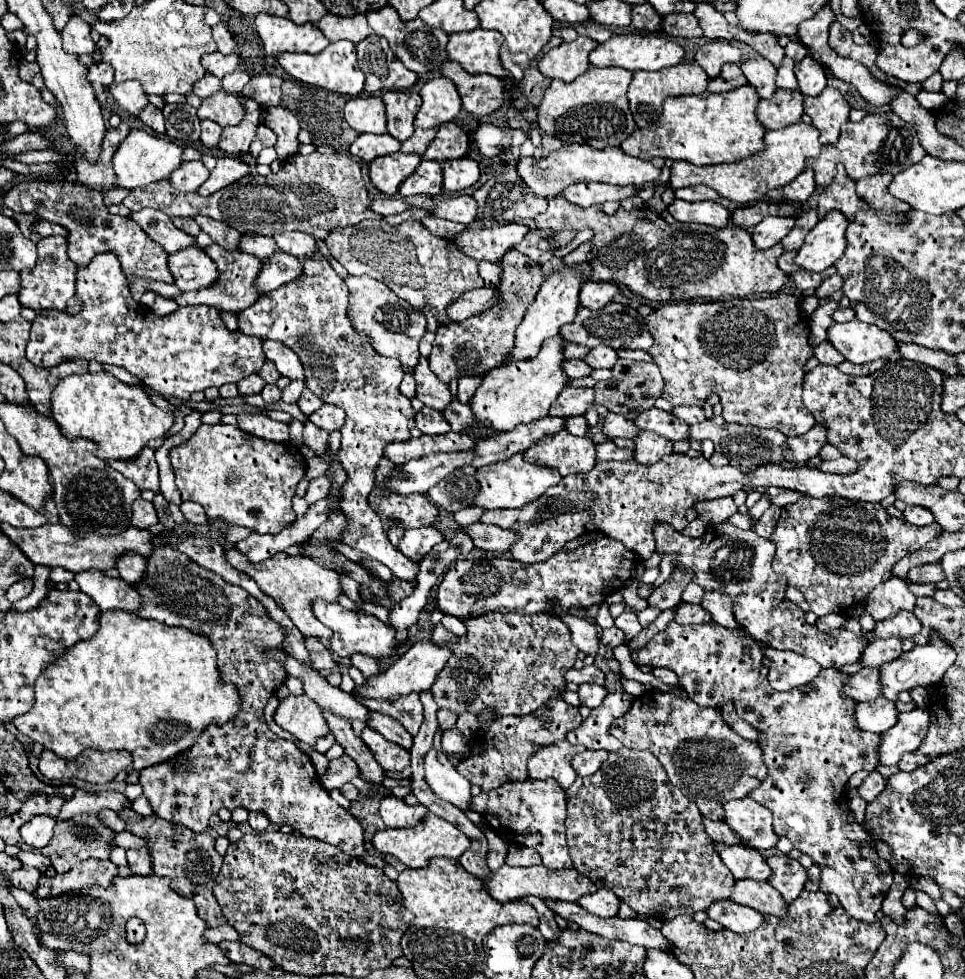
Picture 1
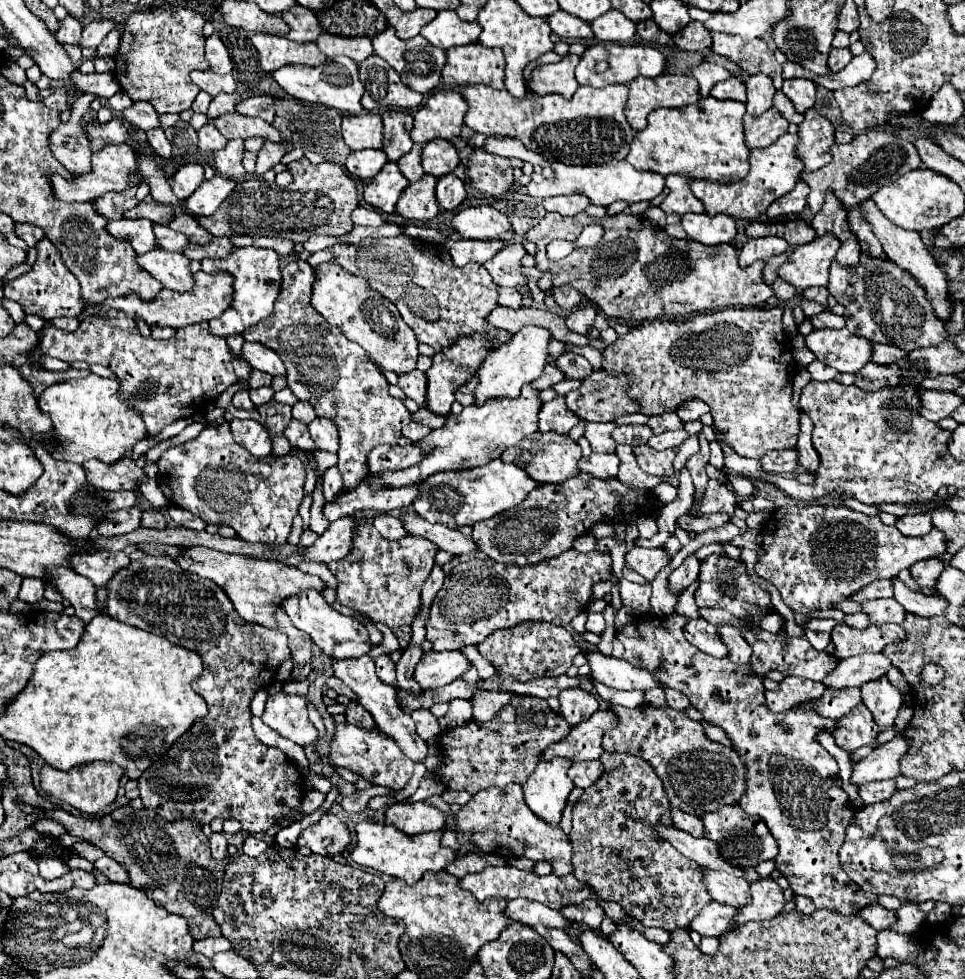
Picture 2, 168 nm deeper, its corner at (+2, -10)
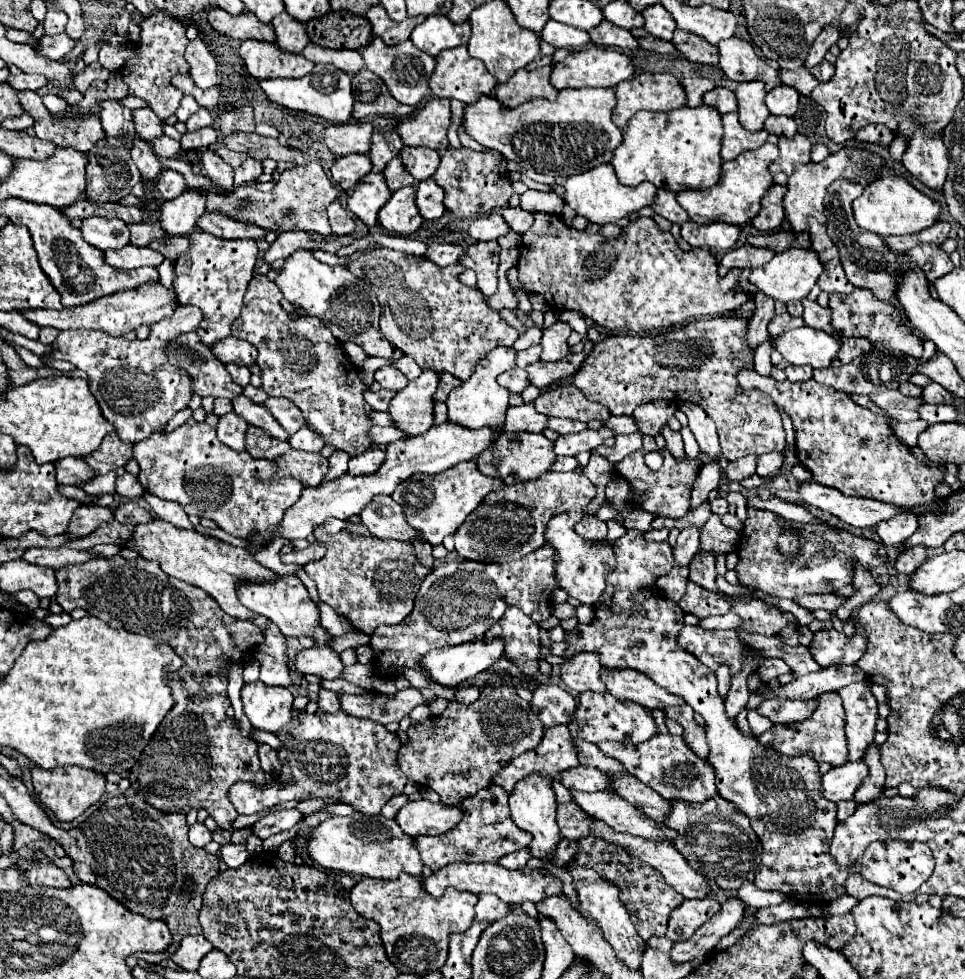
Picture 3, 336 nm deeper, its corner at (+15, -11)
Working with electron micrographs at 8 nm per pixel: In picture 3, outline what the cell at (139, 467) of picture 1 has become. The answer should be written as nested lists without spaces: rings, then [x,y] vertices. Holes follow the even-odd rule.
[[[64,458],[64,460],[56,460],[54,462],[56,468],[56,480],[58,484],[76,484],[76,482],[84,482],[88,478],[94,478],[94,472],[88,464],[84,464],[82,458]]]

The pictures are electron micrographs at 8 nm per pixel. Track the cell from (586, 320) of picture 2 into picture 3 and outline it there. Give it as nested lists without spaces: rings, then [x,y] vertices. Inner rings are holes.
[[[556,322],[554,326],[544,330],[542,336],[542,362],[556,362],[556,360],[564,360],[564,356],[570,354],[570,346],[568,346],[568,336],[570,336],[572,328],[566,322]]]

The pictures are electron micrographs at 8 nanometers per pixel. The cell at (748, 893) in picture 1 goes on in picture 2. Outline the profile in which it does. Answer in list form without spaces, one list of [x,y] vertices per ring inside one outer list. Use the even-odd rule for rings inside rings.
[[[705,869],[703,883],[705,883],[709,895],[719,903],[731,905],[735,909],[749,905],[749,883],[745,883],[745,879],[731,877],[725,871]]]

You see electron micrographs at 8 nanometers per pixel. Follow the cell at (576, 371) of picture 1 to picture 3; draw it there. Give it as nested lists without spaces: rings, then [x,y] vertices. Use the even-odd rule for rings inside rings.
[[[512,368],[512,372],[504,372],[498,376],[498,384],[508,388],[514,394],[520,394],[530,382],[528,382],[528,376],[522,368]]]

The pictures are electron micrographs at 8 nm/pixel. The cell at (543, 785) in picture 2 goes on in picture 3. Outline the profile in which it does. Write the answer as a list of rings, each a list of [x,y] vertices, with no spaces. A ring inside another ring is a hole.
[[[530,774],[524,780],[516,784],[516,790],[510,794],[510,810],[512,820],[520,830],[526,830],[532,834],[532,842],[528,844],[528,852],[532,858],[546,860],[548,854],[554,854],[558,848],[558,842],[562,840],[562,834],[556,824],[556,796],[550,786],[550,778]]]

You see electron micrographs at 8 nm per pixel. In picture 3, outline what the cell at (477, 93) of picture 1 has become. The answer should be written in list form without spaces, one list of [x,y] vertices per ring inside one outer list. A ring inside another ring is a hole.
[[[612,88],[560,90],[556,102],[534,98],[512,110],[502,108],[492,96],[482,96],[464,108],[464,124],[476,142],[500,152],[524,172],[534,168],[540,174],[568,178],[610,162],[614,148],[622,142],[622,130],[612,122],[614,108],[616,96]]]

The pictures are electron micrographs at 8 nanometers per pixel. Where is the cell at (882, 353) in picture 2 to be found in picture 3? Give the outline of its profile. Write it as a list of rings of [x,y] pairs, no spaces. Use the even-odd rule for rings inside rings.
[[[840,338],[840,356],[836,356],[832,366],[844,366],[856,356],[868,354],[870,350],[874,350],[874,346],[864,338]]]

